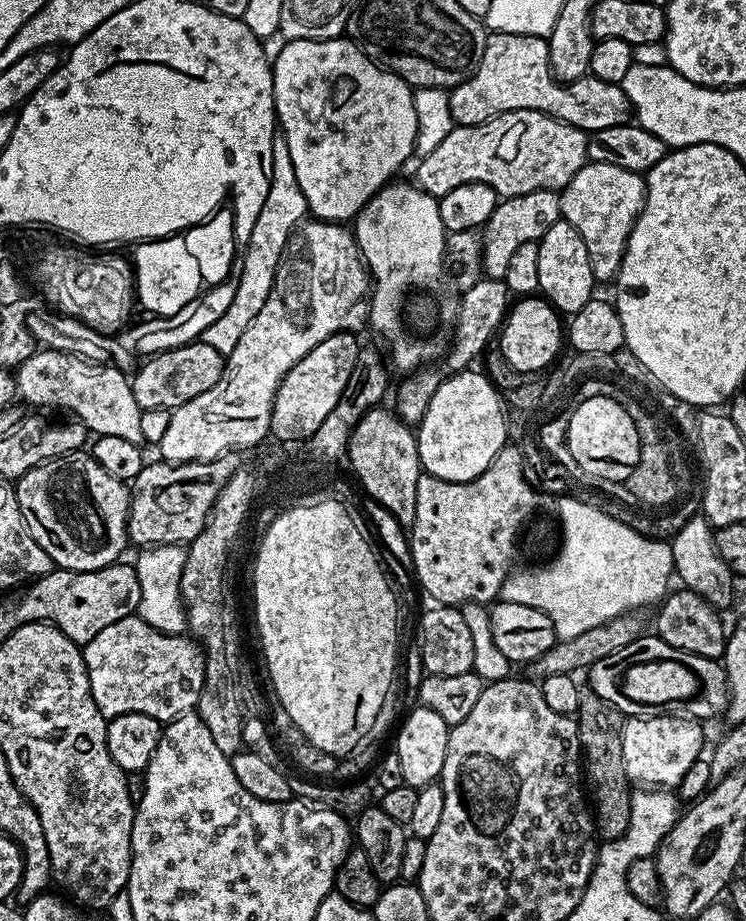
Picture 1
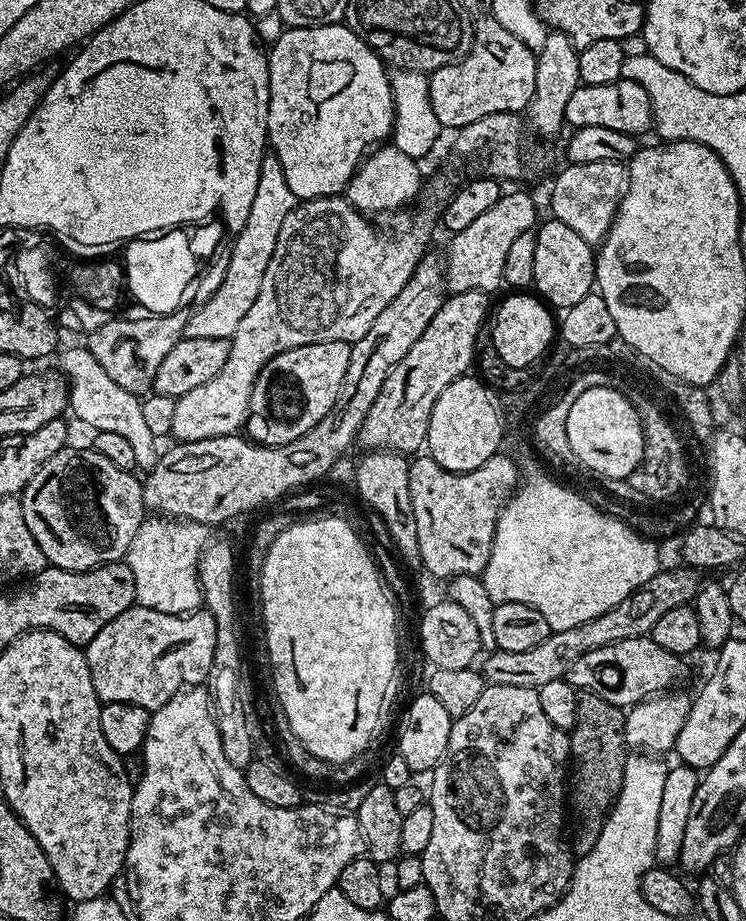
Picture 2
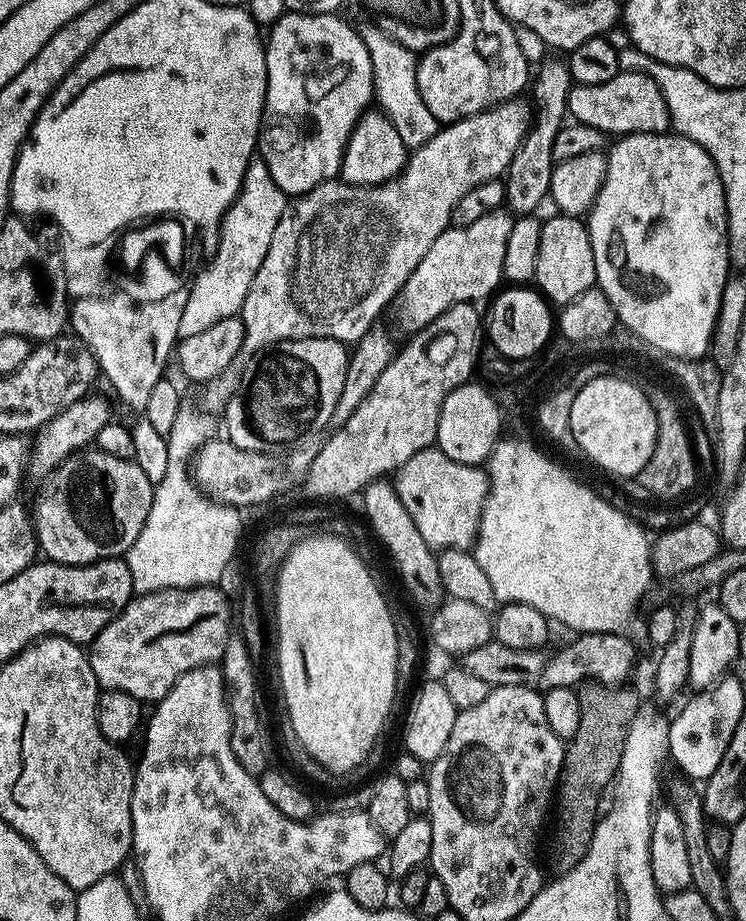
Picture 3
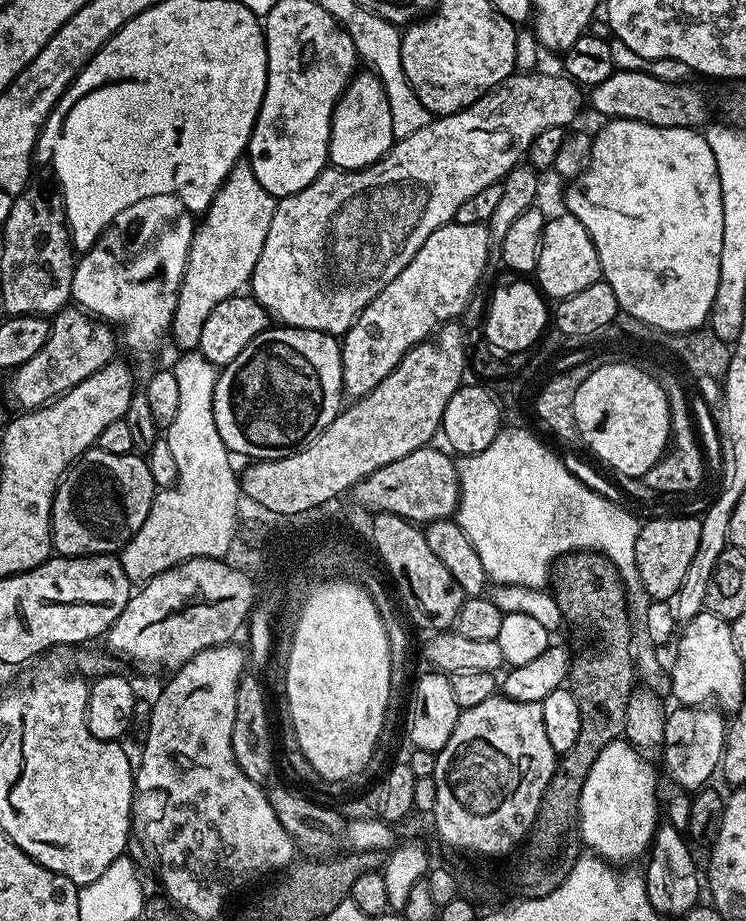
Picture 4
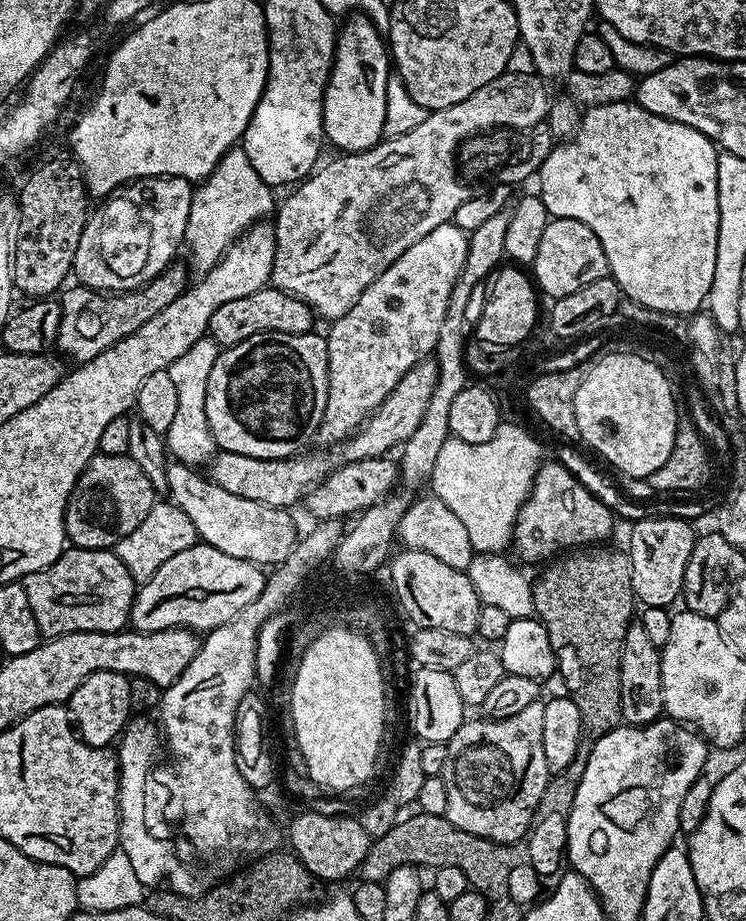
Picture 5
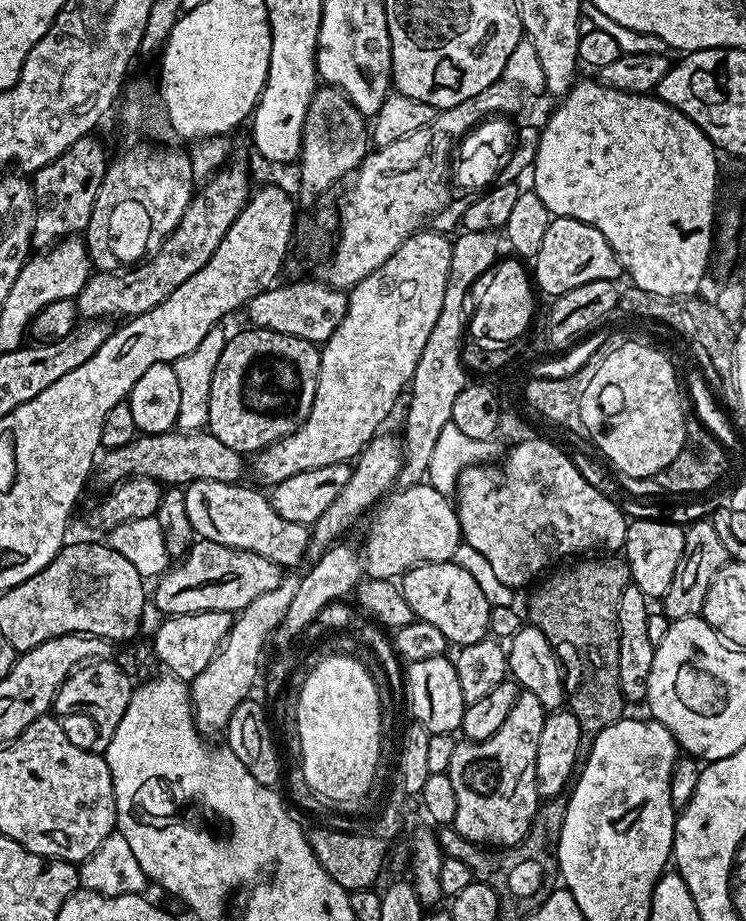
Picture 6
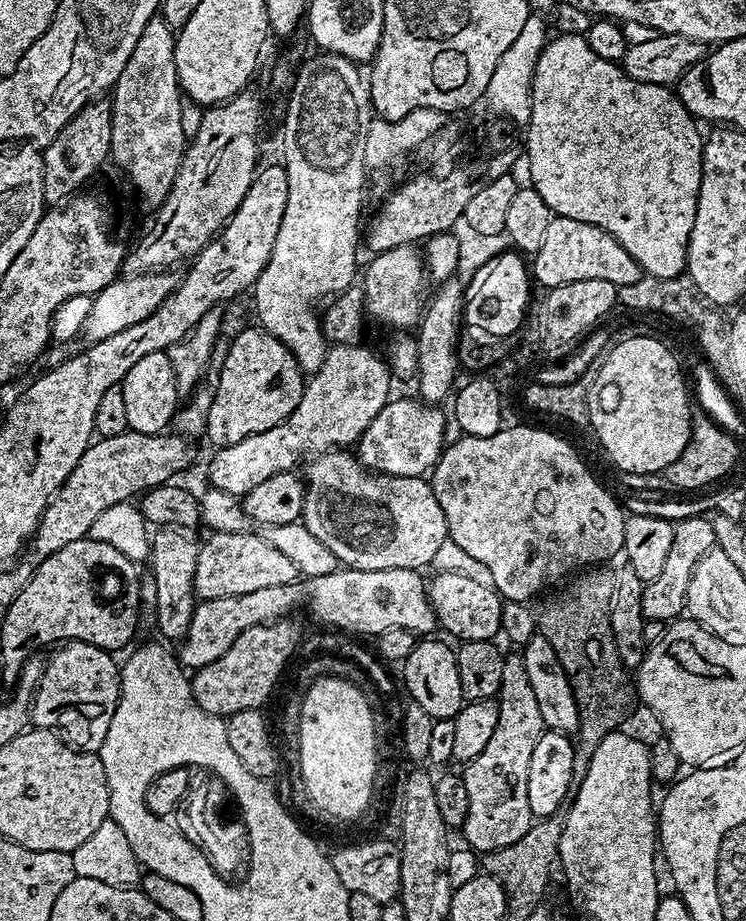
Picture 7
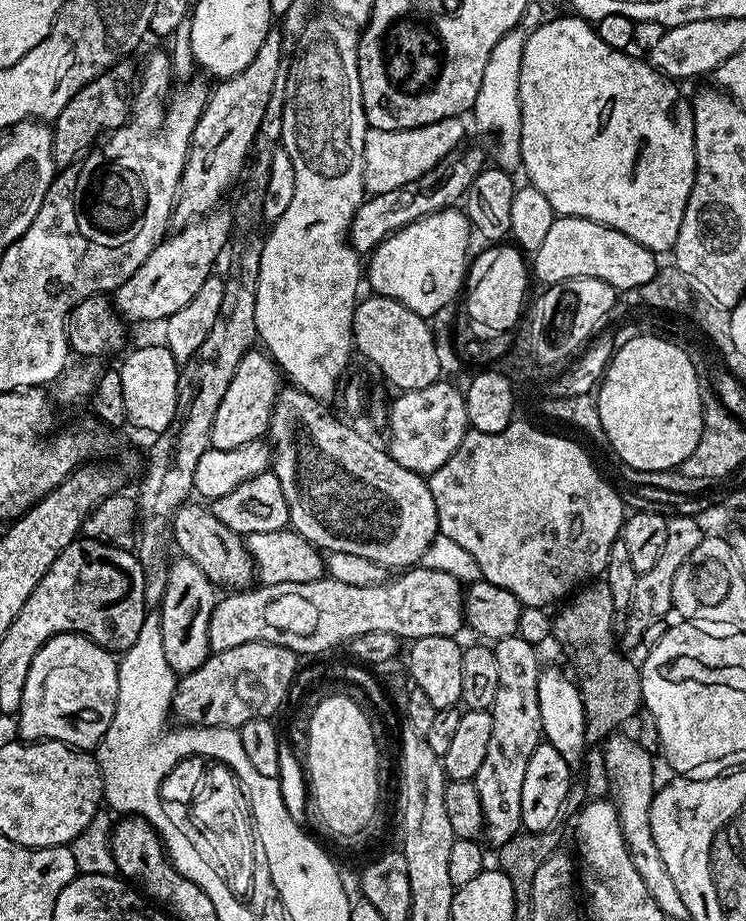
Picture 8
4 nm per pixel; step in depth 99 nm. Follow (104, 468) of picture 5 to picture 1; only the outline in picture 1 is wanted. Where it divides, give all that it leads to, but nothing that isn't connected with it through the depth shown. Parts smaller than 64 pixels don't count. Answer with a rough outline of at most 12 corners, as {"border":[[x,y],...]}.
{"border":[[87,451],[14,487],[57,569],[89,572],[129,547],[130,495]]}

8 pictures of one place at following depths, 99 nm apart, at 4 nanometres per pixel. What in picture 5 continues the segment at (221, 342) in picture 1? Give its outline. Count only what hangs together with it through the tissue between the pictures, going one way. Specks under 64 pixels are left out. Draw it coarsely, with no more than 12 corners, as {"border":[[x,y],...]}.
{"border":[[229,148],[192,193],[183,241],[209,272],[274,212],[270,185]]}

